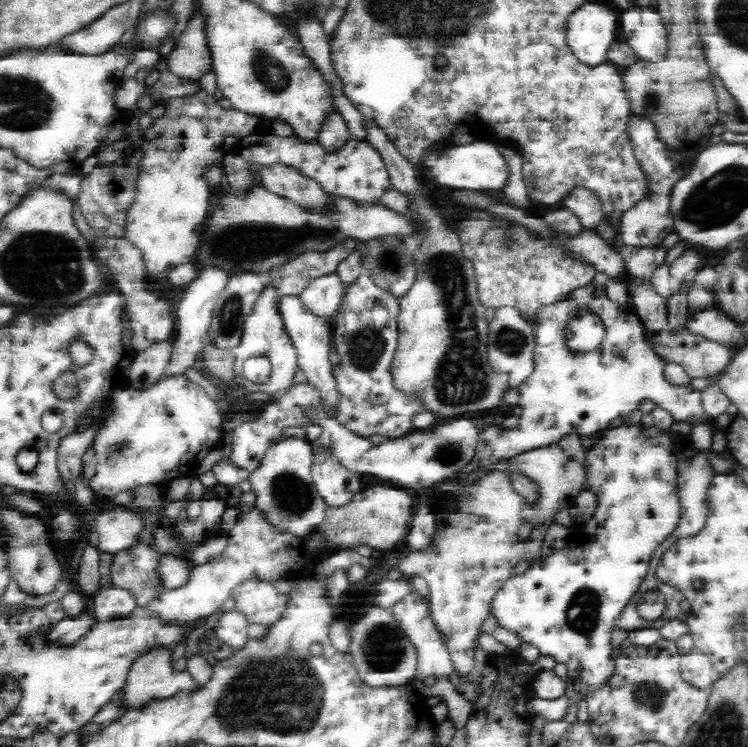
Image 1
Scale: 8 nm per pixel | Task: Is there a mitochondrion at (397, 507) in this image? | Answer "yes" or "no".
no

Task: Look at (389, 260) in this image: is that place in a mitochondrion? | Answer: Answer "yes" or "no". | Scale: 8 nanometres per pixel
no

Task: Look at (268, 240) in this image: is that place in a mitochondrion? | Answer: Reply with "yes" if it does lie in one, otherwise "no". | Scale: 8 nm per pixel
yes

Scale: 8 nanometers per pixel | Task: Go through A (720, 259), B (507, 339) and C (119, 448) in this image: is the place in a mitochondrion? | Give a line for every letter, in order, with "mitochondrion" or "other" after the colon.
A: other
B: mitochondrion
C: mitochondrion

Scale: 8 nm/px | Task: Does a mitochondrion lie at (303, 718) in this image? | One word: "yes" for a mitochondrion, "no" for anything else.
yes

